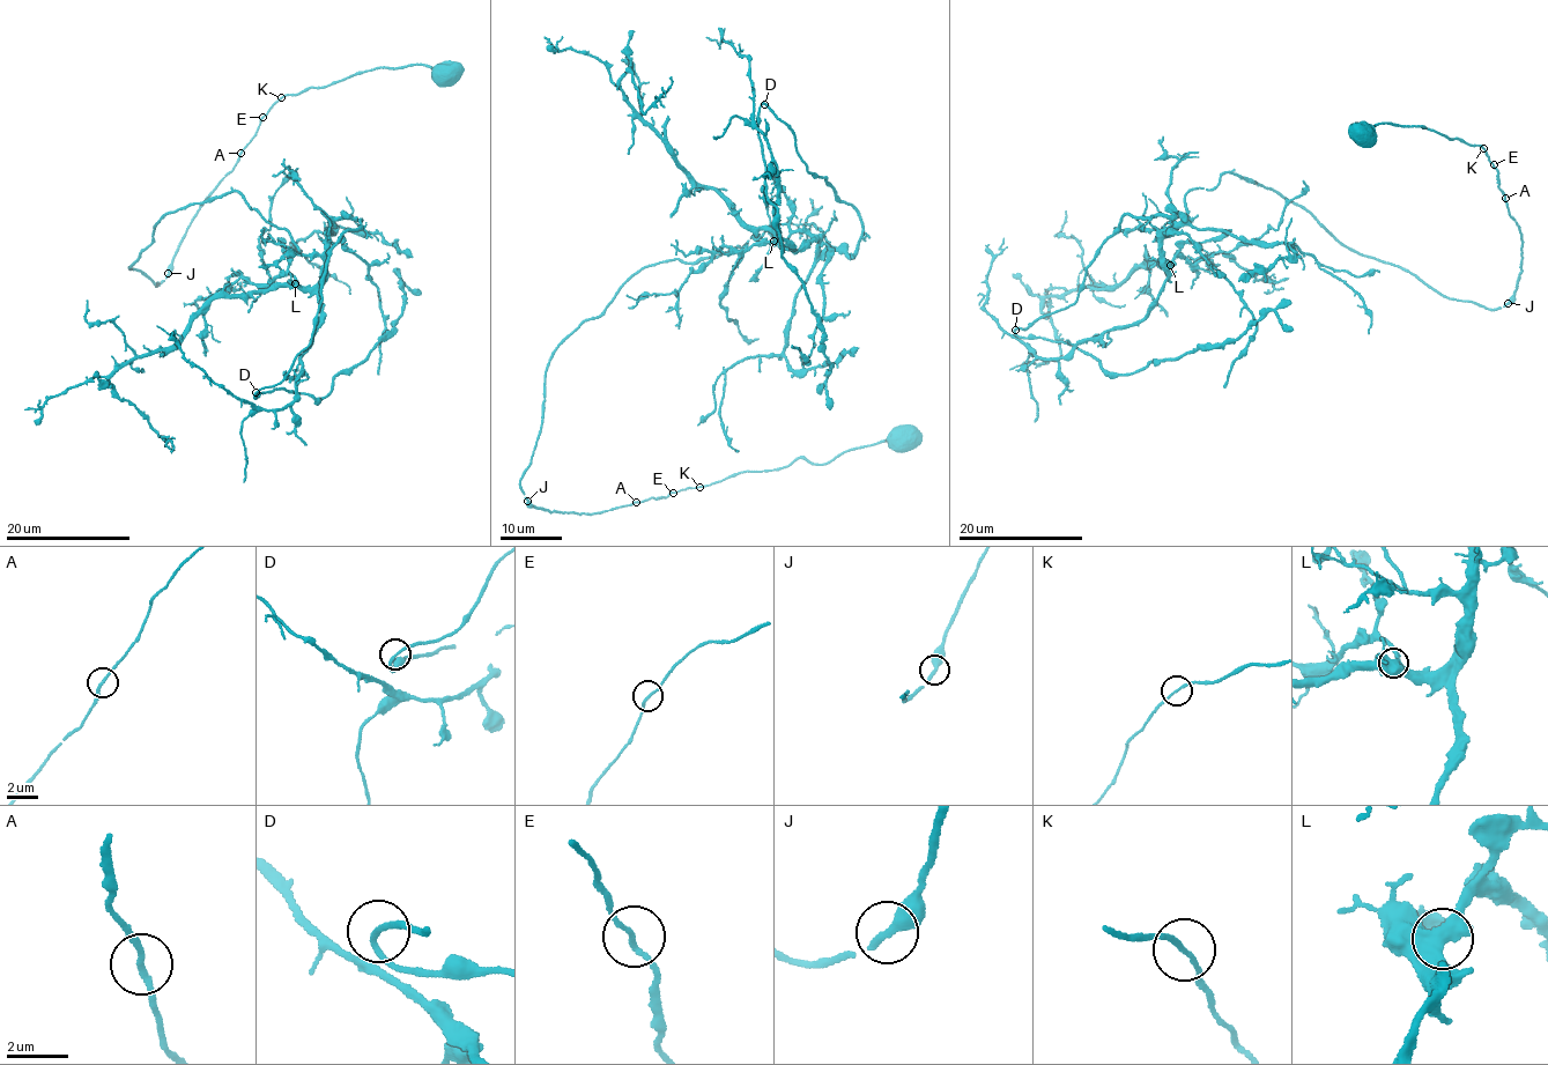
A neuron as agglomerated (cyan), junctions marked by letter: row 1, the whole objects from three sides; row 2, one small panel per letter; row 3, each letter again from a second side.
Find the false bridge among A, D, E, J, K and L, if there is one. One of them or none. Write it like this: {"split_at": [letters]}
{"split_at": []}

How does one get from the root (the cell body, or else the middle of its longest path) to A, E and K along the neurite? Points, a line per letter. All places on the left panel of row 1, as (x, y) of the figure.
A: (445, 71), (413, 64), (393, 68), (376, 67), (327, 86), (309, 87), (282, 96), (241, 153)
E: (445, 71), (413, 64), (393, 68), (376, 67), (327, 86), (309, 87), (282, 96), (263, 116)
K: (445, 71), (413, 64), (393, 68), (376, 67), (280, 97)

